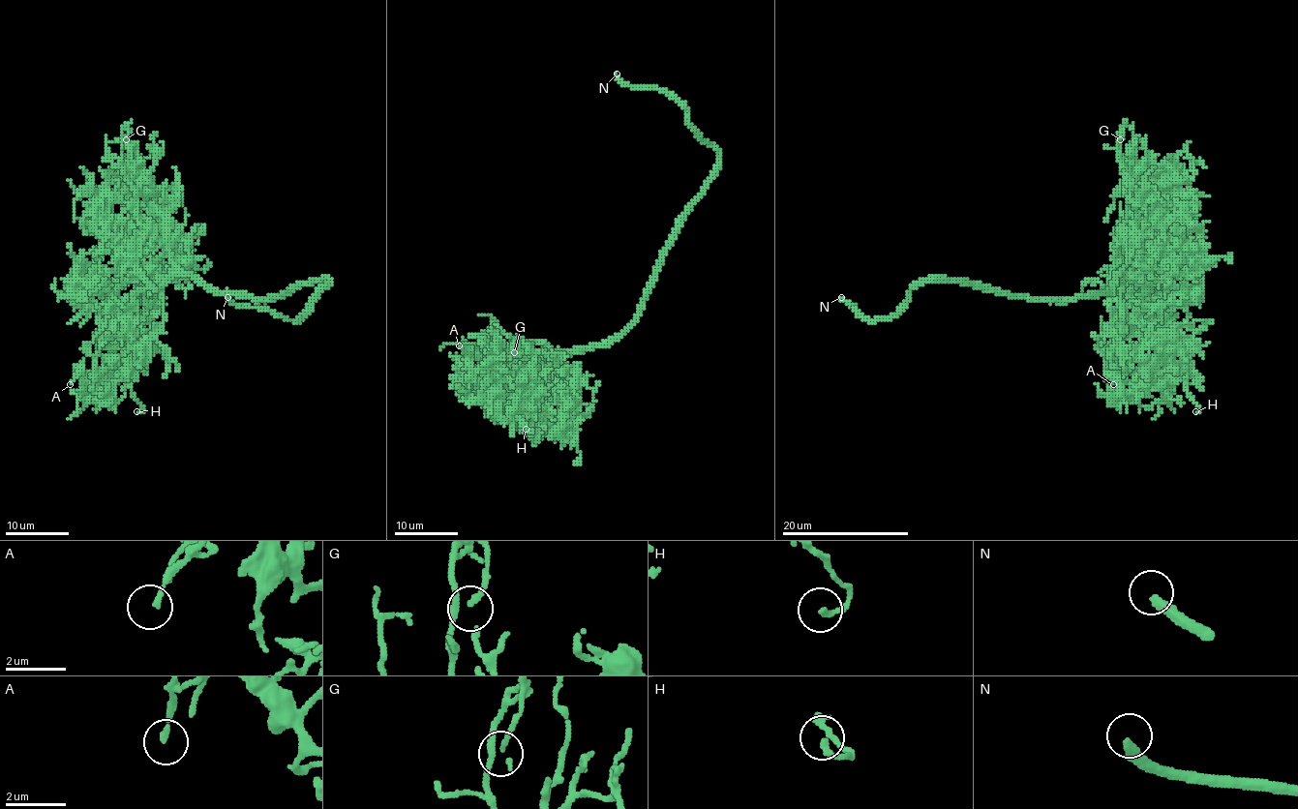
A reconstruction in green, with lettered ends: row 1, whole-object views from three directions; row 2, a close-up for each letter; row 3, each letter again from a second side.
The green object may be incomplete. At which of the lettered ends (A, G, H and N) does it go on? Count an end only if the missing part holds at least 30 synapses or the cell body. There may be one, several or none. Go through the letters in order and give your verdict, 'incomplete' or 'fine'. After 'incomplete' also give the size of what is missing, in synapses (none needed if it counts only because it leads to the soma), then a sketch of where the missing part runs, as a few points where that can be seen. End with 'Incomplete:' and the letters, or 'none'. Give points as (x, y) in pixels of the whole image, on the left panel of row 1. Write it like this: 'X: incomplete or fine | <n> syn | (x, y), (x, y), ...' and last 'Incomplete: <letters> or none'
A: fine
G: fine
H: fine
N: incomplete | (227, 297), (212, 289), (167, 251), (140, 251), (136, 245)
Incomplete: N

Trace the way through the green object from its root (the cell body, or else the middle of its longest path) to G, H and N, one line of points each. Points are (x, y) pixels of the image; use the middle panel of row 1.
G: (642, 301), (642, 311), (618, 335), (562, 360), (526, 360), (509, 349), (518, 357), (514, 352)
H: (642, 301), (618, 335), (560, 354), (531, 376), (536, 384), (527, 384), (518, 414), (531, 432), (526, 429)
N: (642, 301), (677, 222), (713, 174), (718, 153), (691, 128), (681, 104), (659, 90), (625, 85), (617, 74)

